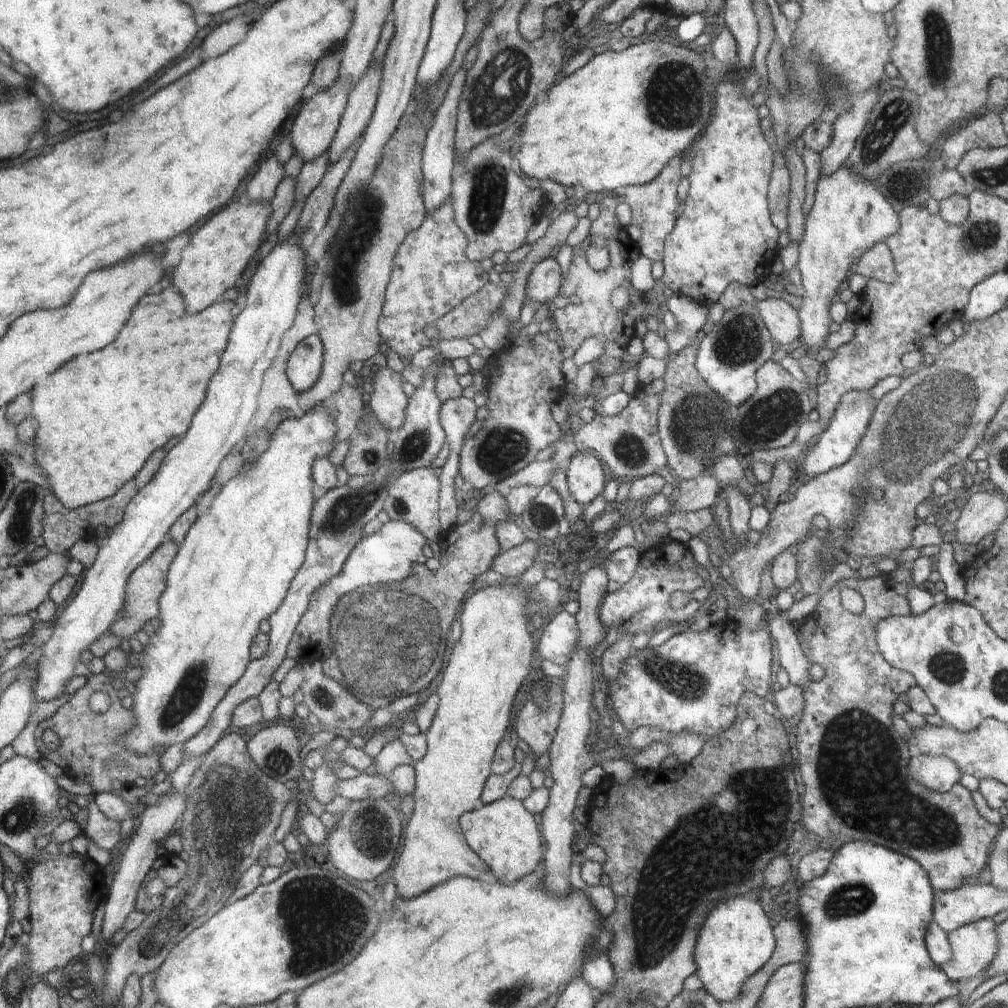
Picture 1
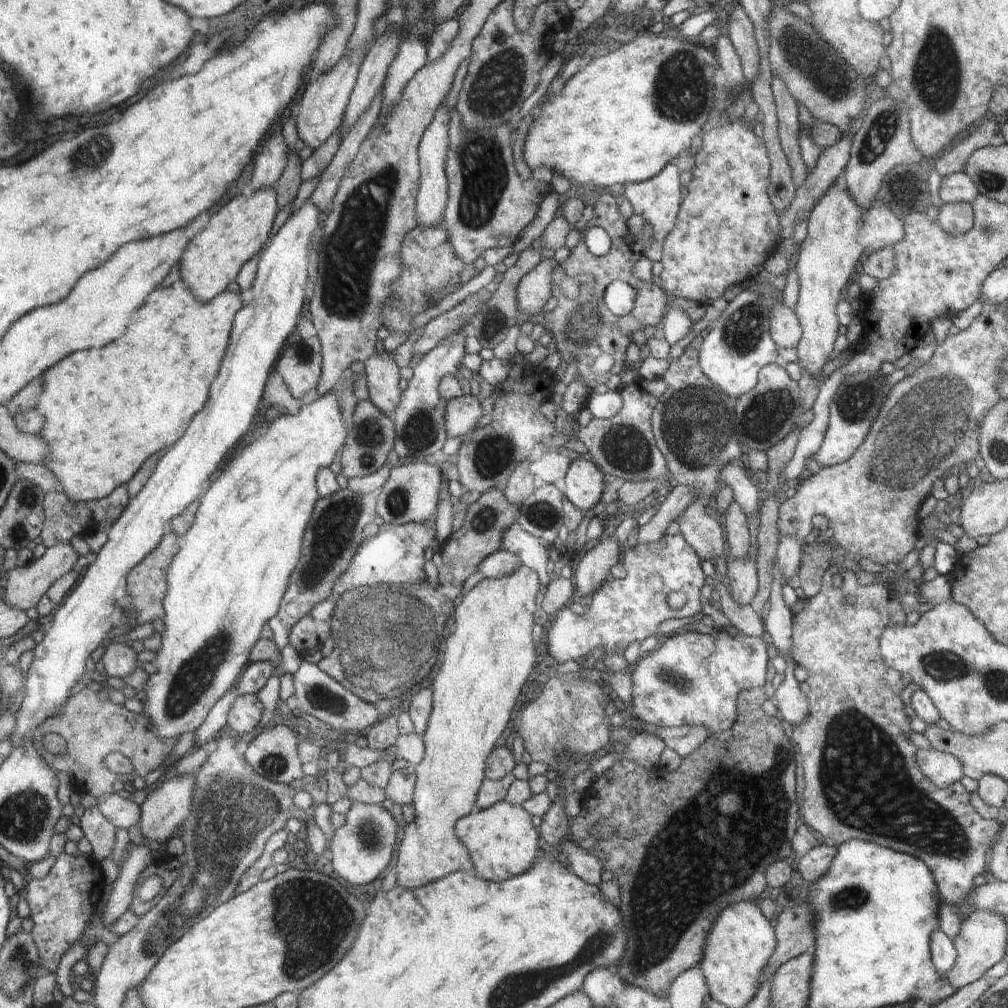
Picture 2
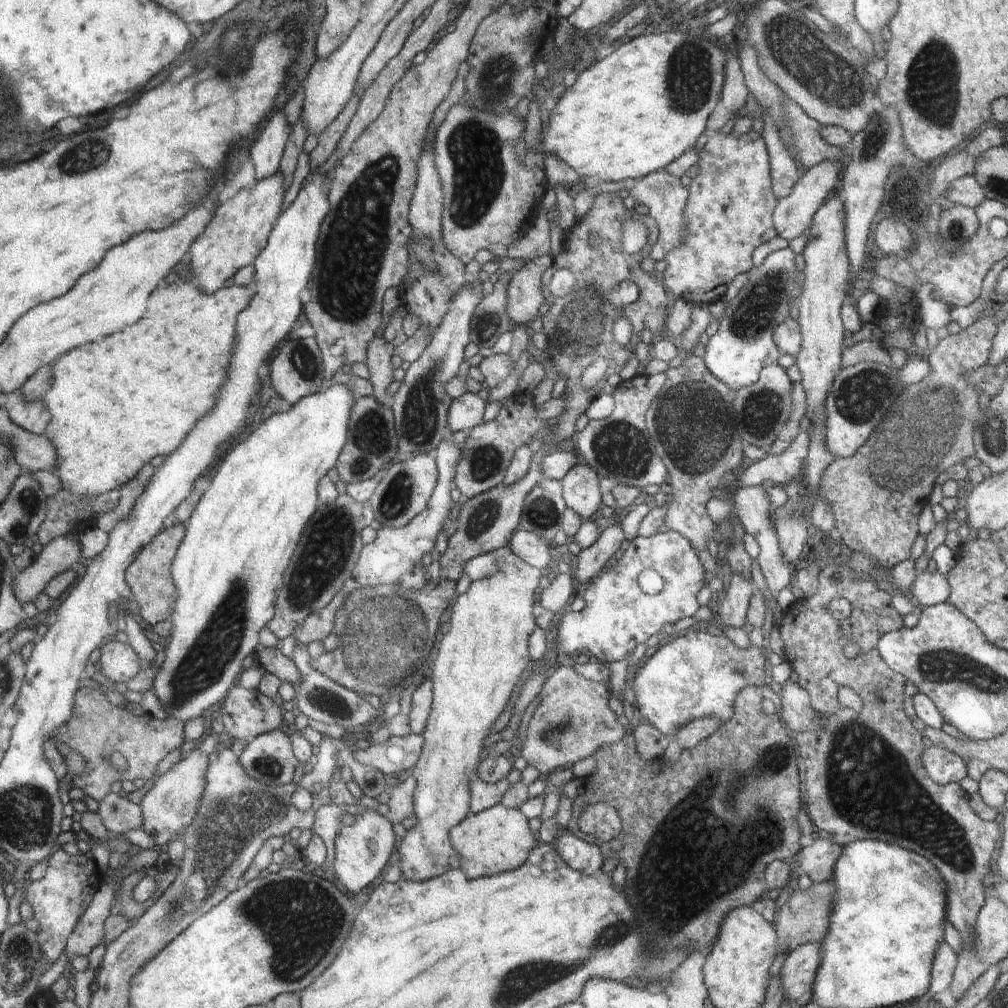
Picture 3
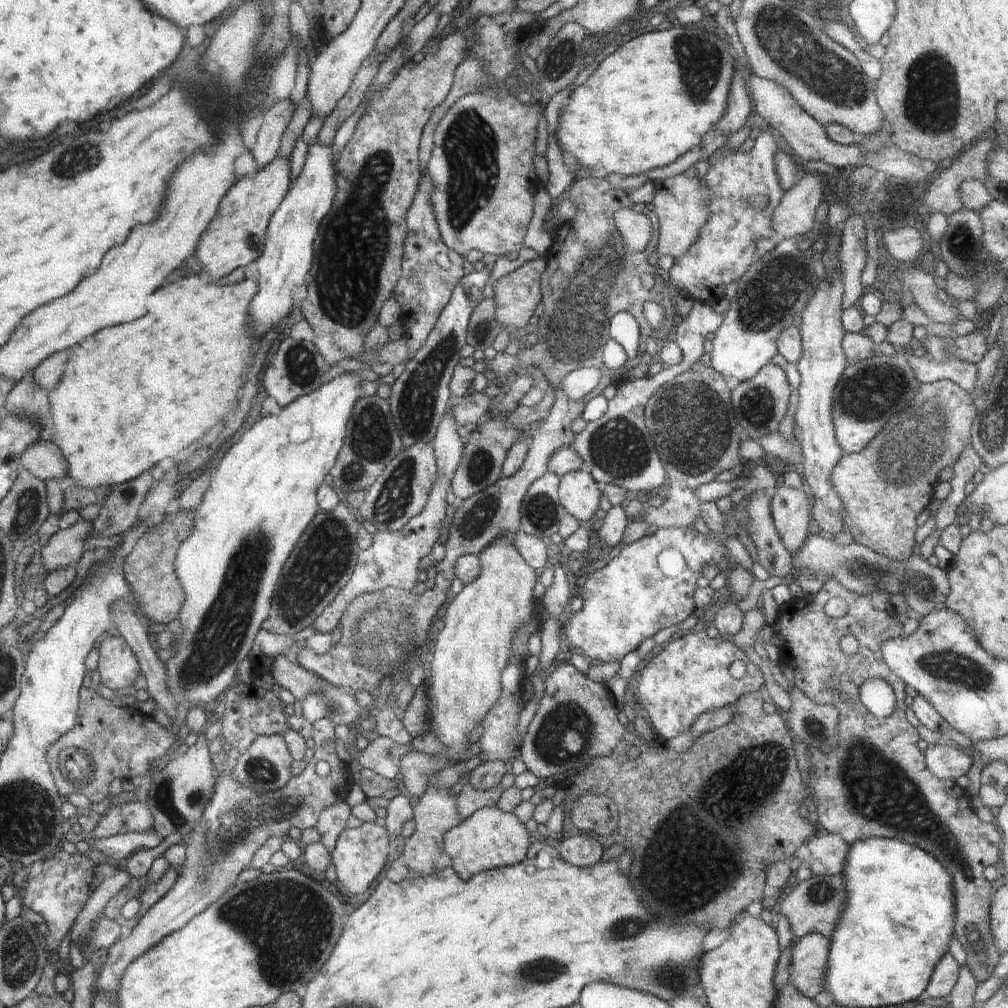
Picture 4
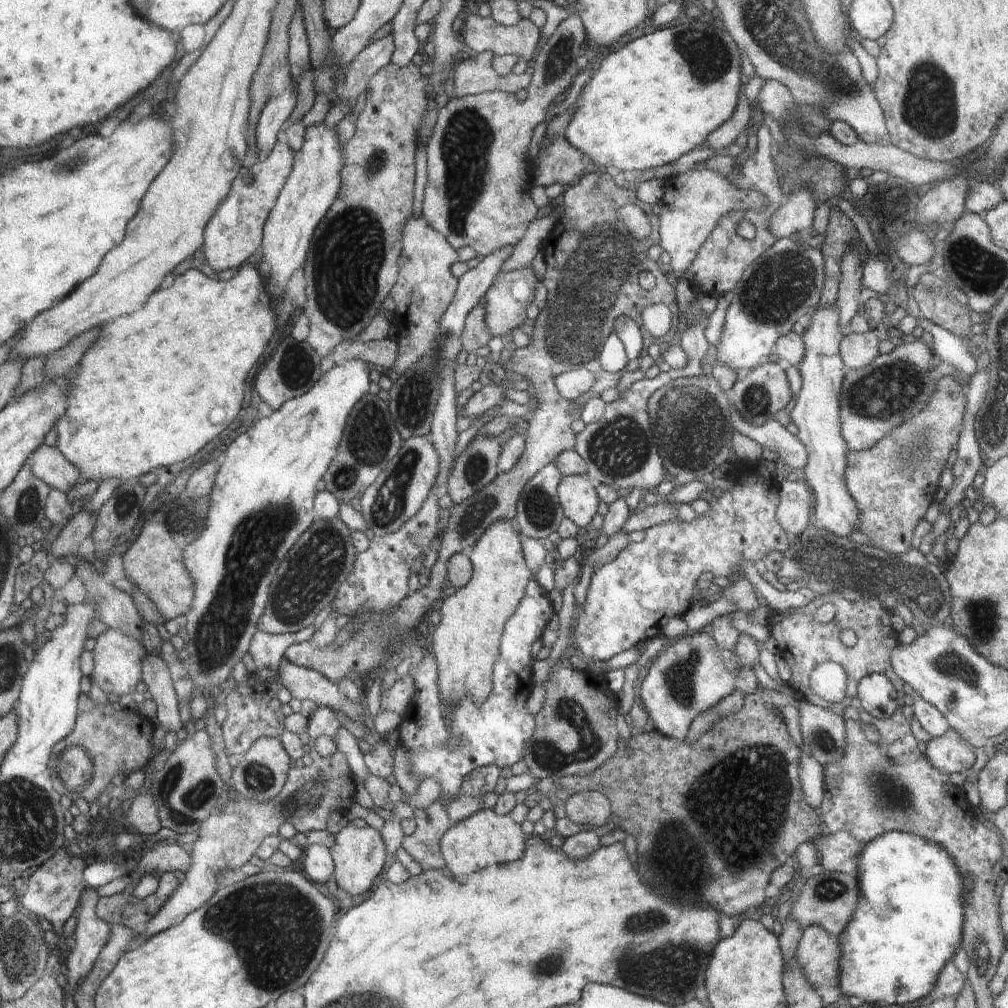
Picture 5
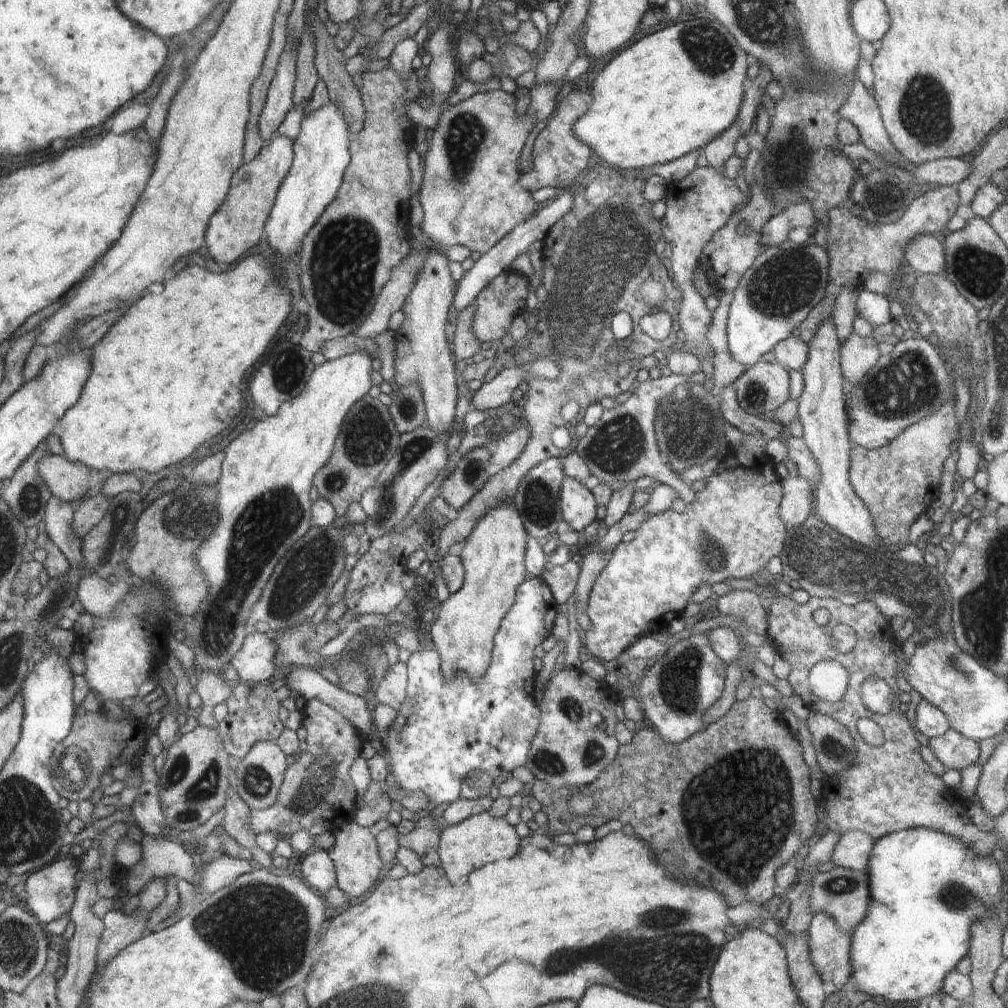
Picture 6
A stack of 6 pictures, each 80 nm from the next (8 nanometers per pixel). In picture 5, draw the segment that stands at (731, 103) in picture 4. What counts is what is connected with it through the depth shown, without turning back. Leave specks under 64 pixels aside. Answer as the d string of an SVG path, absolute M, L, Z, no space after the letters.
M741 94L735 114L722 127L716 128L706 147L710 148L714 154L727 151L728 146L732 145L740 133L747 128L752 115L753 110L750 110L750 102L746 100L746 96Z

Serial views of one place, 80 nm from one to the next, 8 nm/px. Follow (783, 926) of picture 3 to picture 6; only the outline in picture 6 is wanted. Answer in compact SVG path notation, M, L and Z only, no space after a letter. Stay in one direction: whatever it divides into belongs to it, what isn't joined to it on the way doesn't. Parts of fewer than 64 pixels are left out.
M836 866L827 872L818 873L812 890L810 890L810 912L816 915L818 912L826 912L828 916L832 914L836 926L842 932L852 933L858 924L864 920L868 906L870 906L870 886L868 886L867 870L849 870Z

